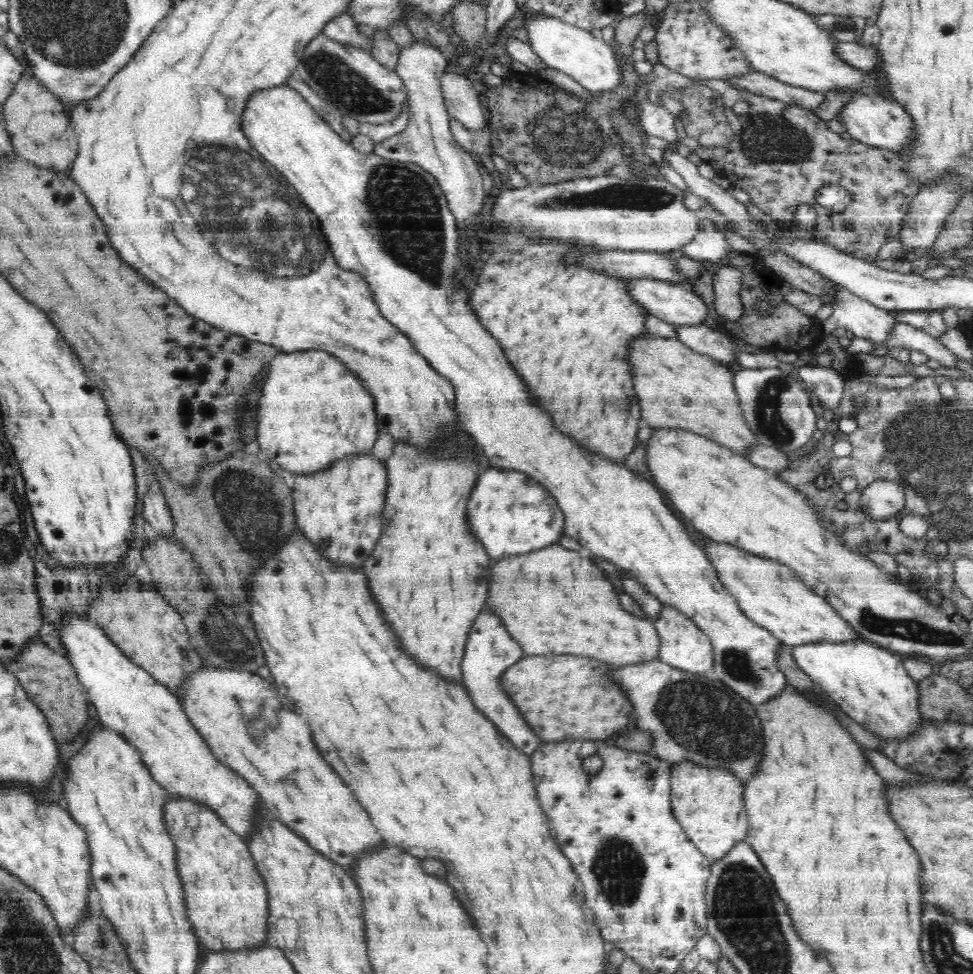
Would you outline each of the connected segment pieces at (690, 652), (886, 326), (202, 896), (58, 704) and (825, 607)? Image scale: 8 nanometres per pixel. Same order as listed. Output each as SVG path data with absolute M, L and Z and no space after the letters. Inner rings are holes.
M662 604L661 611L654 623L659 634L658 658L660 660L690 673L705 674L708 672L713 676L714 663L711 640L690 617L687 617L686 613L675 609L672 605Z
M836 284L835 292L837 298L832 302L833 313L822 323L826 334L844 327L854 337L867 339L877 345L889 338L891 329L898 324L890 311L876 307Z
M170 797L164 806L163 821L175 844L175 866L197 940L211 951L266 944L267 888L251 860L247 841L234 833L216 811L190 799ZM188 816L196 816L198 826L190 826Z
M42 640L26 642L13 661L3 664L10 673L14 673L21 682L30 700L43 712L45 720L50 724L54 738L58 742L70 742L79 734L88 720L86 706L89 702L86 689L78 680L74 667L68 658L58 653Z
M709 541L704 550L724 588L737 601L739 609L752 622L769 630L782 644L794 647L806 642L816 644L862 639L860 633L825 598L810 590L787 566L713 541Z

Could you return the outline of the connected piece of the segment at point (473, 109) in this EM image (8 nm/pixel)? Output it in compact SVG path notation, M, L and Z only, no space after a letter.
M445 70L439 78L441 93L451 118L472 131L481 131L488 124L488 117L481 104L481 90L474 89L468 75Z

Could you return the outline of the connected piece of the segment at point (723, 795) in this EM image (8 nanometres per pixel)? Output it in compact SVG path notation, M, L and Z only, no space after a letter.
M680 761L671 768L671 808L678 823L682 825L688 838L709 859L721 859L734 846L735 842L744 841L749 829L749 821L745 810L745 784L729 770L722 767L699 766L697 762Z

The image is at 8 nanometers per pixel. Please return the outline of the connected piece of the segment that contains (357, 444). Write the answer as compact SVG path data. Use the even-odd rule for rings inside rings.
M324 350L274 356L258 402L257 421L260 451L290 472L318 470L350 450L372 450L378 436L374 398L354 372Z

